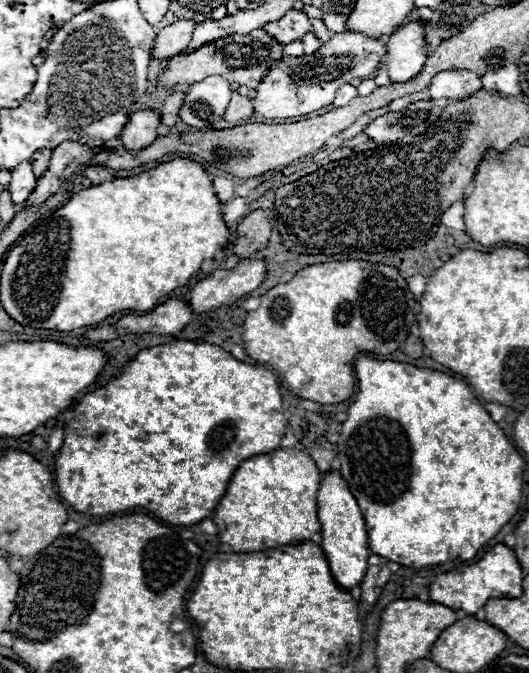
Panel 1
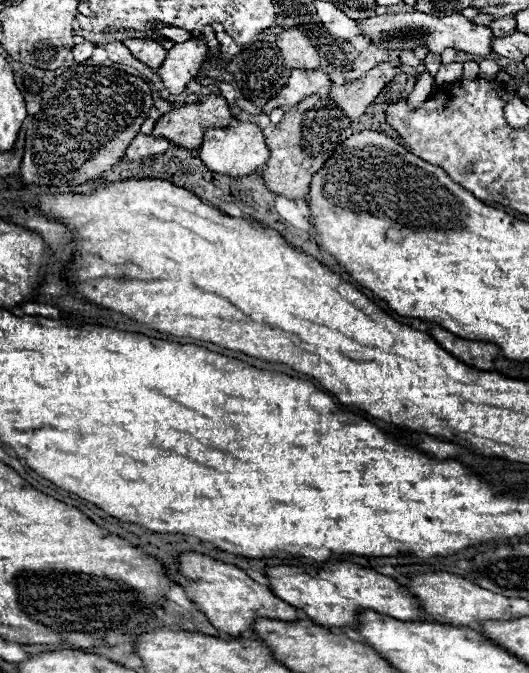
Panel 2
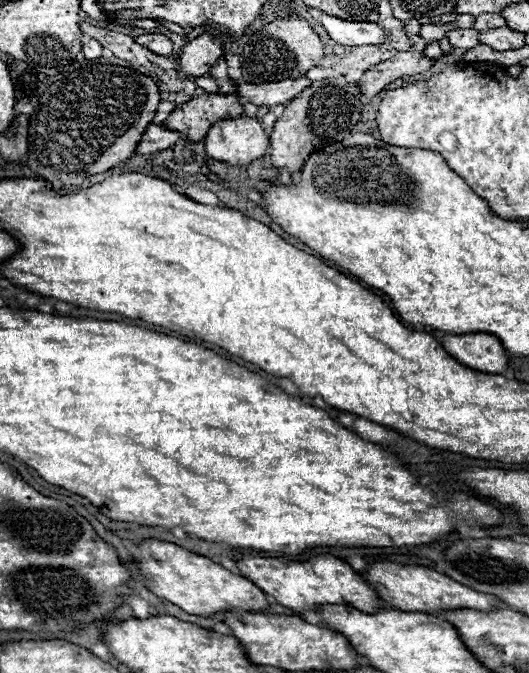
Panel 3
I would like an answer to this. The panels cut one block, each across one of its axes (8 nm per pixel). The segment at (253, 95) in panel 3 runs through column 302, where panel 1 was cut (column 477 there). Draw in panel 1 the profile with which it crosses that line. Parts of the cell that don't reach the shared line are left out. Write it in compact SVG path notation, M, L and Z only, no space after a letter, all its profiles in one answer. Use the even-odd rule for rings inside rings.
M444 70L436 74L430 82L428 96L430 100L462 100L482 88L478 74L468 70Z

